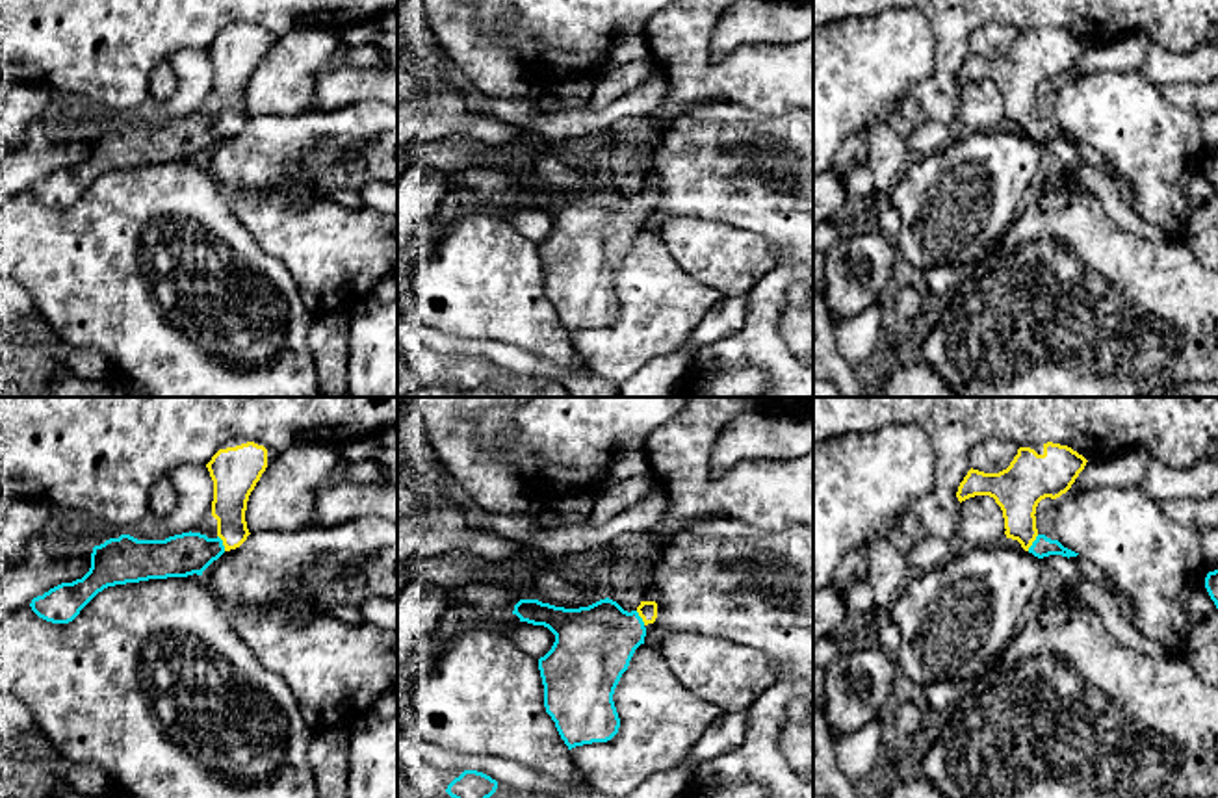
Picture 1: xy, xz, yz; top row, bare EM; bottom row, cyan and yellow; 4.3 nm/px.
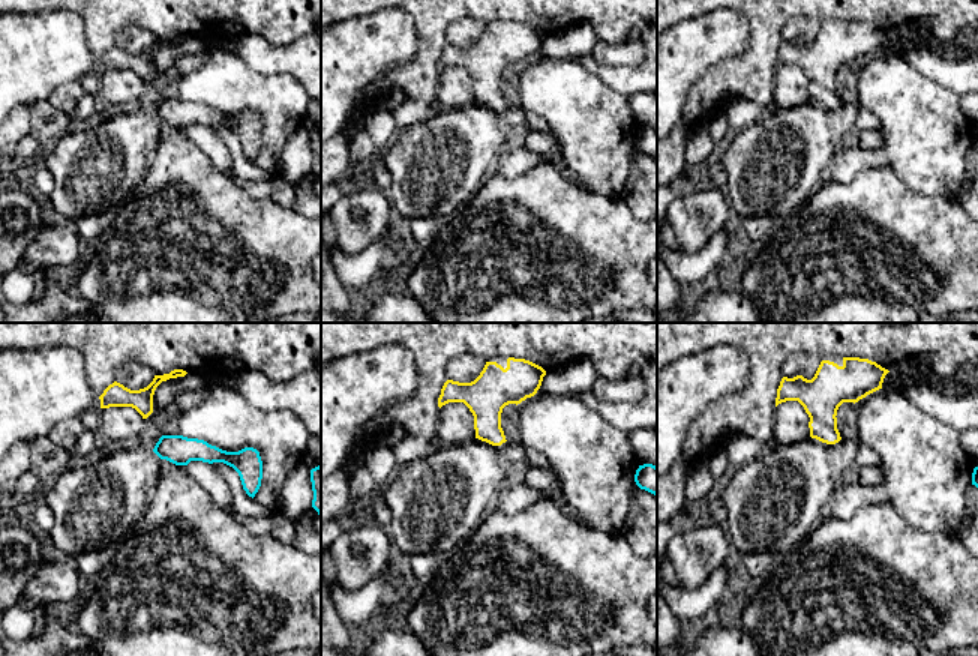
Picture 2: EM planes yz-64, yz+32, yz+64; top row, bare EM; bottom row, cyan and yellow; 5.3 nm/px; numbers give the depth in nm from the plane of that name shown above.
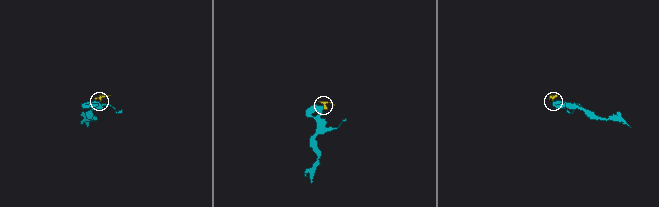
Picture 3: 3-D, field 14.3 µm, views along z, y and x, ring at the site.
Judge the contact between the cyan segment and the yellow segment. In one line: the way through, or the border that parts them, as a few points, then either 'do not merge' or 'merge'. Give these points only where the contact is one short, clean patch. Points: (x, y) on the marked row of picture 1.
way yz (1042, 546), (1033, 542), (1020, 526), (1018, 489); merge

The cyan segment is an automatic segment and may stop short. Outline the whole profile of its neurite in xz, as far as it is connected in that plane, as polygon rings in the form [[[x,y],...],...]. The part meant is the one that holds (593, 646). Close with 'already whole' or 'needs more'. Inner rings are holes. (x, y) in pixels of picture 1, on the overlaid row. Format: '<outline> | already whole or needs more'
[[[605,598],[589,607],[564,609],[538,599],[520,599],[512,614],[520,622],[544,625],[555,635],[551,650],[538,659],[544,685],[544,707],[568,750],[592,742],[611,740],[620,727],[613,701],[615,689],[628,670],[635,650],[644,644],[646,625],[657,618],[655,601],[641,601],[628,612]]] | needs more

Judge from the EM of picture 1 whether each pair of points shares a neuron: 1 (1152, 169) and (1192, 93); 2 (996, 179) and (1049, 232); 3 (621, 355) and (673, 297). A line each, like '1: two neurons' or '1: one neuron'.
1: two neurons
2: two neurons
3: one neuron

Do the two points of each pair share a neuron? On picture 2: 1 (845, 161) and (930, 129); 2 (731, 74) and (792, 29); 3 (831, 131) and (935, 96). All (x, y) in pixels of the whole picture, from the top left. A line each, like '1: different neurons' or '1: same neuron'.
1: same neuron
2: different neurons
3: different neurons

